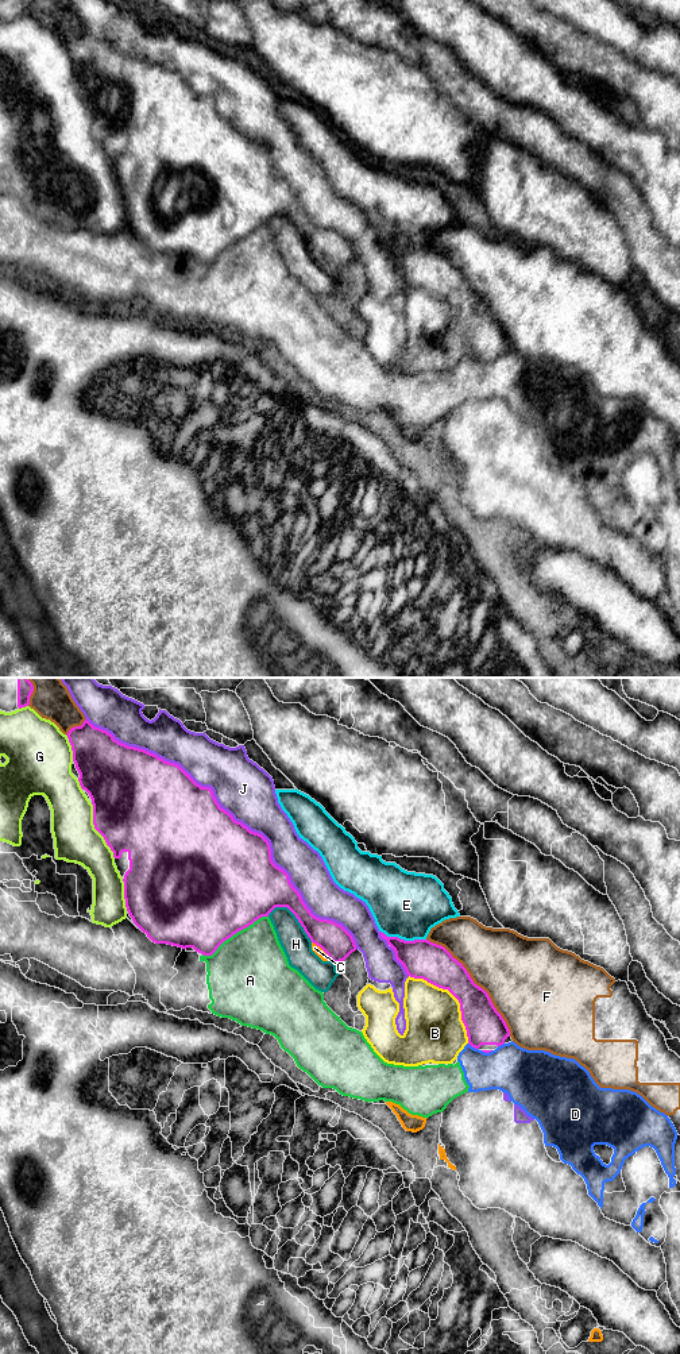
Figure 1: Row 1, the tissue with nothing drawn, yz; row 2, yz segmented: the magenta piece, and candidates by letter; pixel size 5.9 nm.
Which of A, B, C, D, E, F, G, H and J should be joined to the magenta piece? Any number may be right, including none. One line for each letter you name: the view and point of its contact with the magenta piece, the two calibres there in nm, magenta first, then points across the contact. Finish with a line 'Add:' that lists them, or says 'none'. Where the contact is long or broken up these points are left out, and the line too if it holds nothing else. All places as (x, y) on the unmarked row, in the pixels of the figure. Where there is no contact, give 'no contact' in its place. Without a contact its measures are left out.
Add: none

